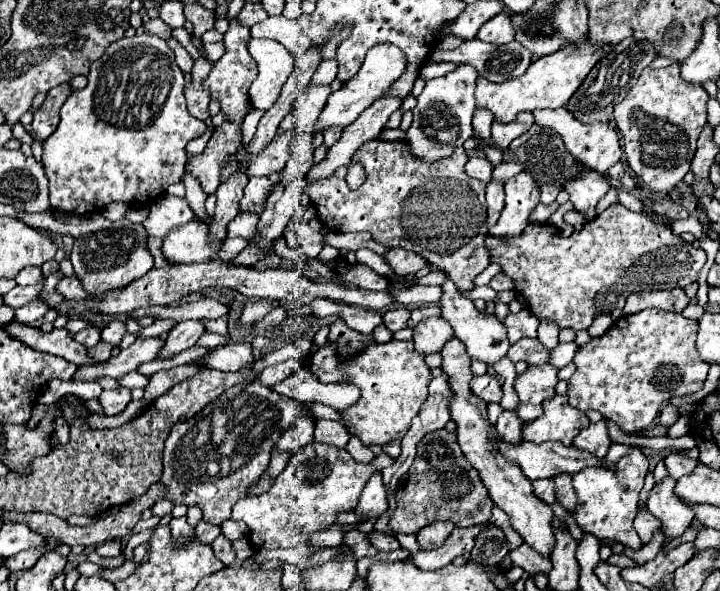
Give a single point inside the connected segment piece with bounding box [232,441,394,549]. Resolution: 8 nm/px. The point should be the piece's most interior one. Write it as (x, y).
(319, 481)

